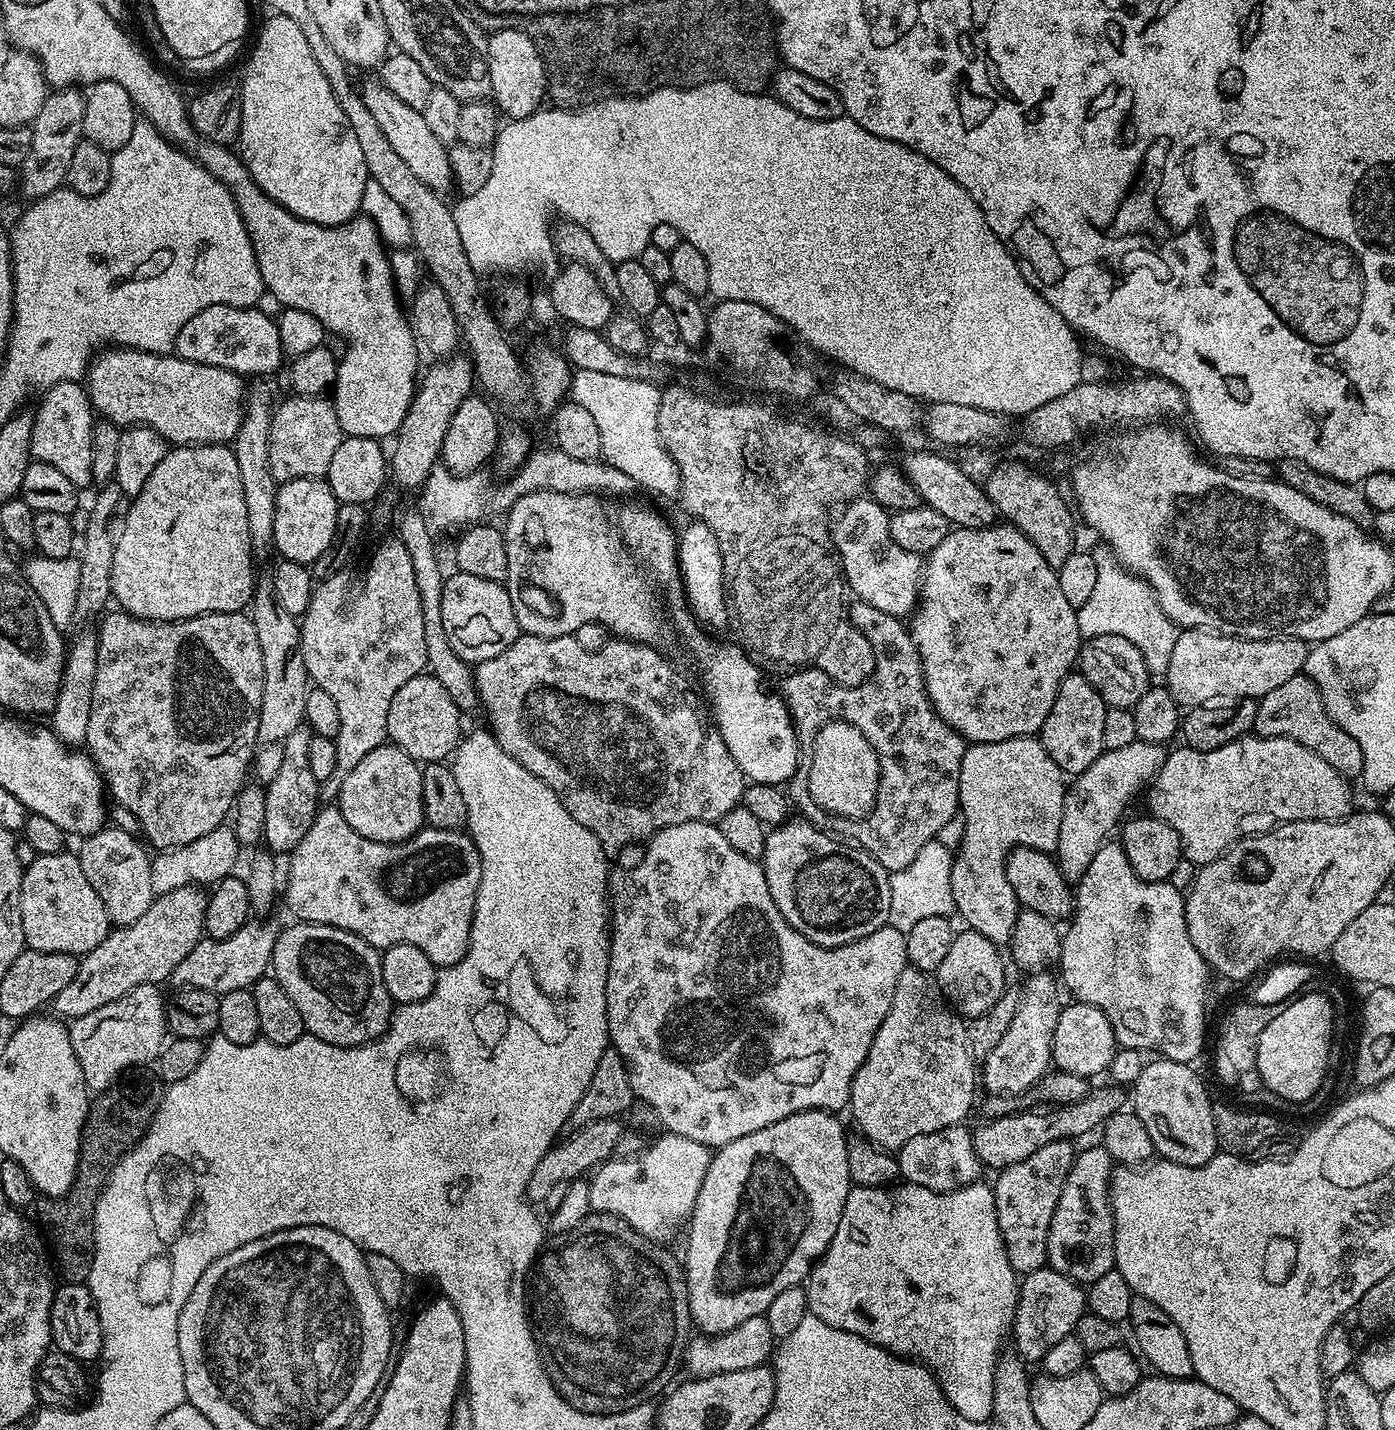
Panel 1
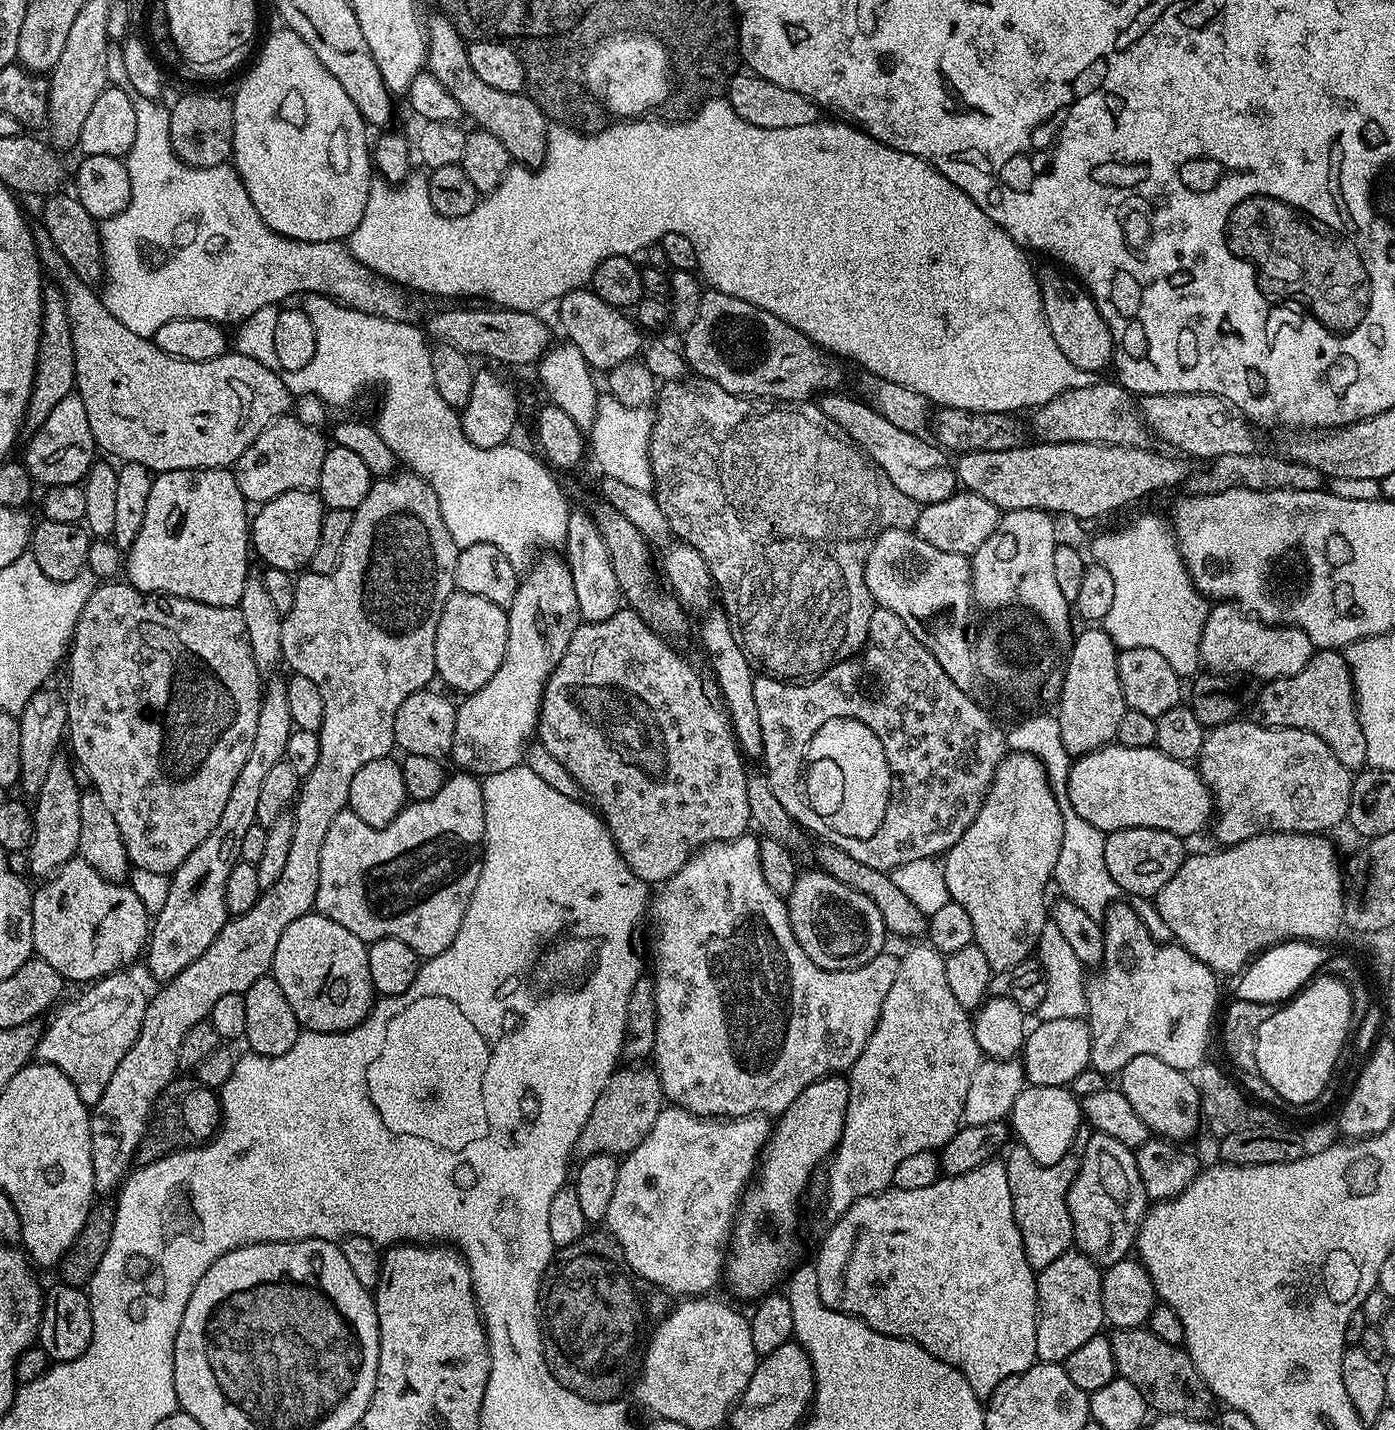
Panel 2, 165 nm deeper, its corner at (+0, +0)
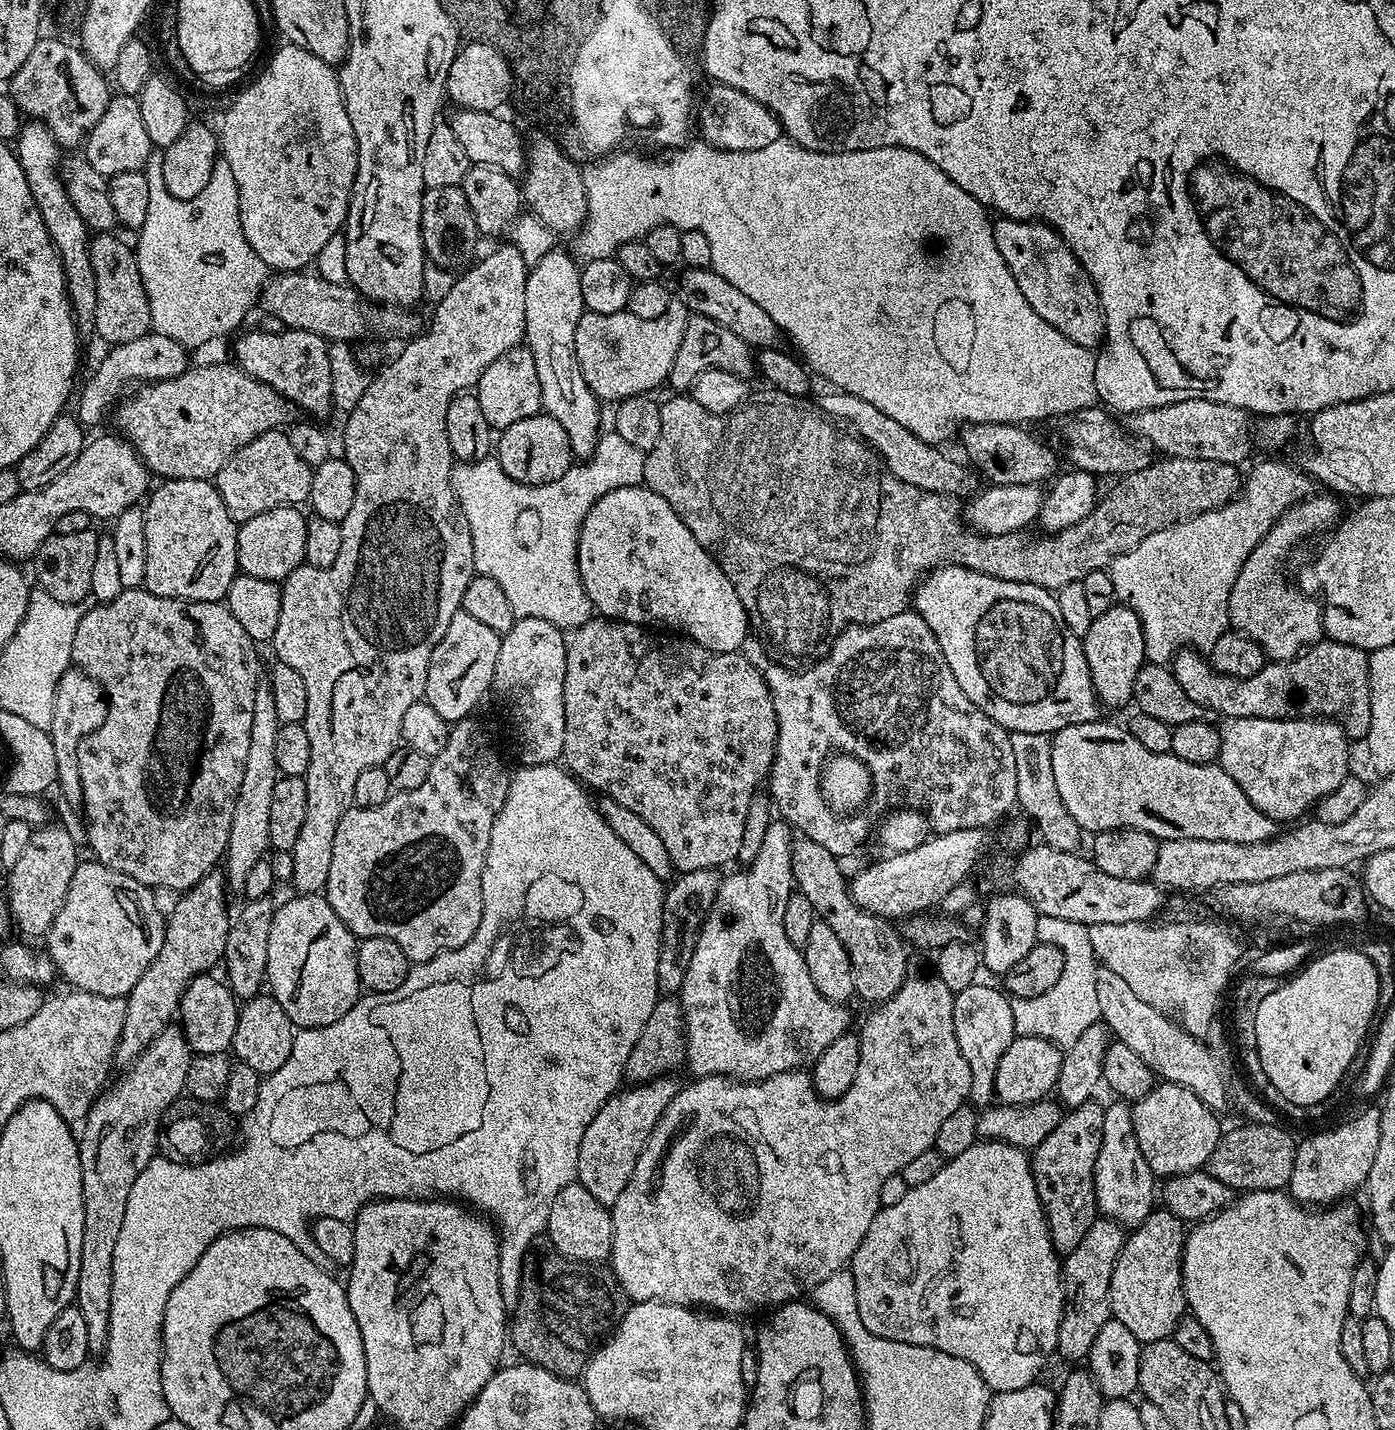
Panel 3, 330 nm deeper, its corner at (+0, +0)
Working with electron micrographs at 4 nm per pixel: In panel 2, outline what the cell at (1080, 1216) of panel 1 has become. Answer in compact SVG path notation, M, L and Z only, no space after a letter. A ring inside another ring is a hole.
M1093 1131L1091 1135L1084 1144L1084 1152L1079 1153L1080 1169L1076 1172L1068 1191L1068 1209L1075 1247L1082 1255L1089 1256L1101 1269L1105 1269L1114 1266L1114 1262L1129 1259L1140 1223L1150 1207L1150 1199L1139 1177L1135 1151L1118 1142L1118 1138L1110 1138L1110 1134Z

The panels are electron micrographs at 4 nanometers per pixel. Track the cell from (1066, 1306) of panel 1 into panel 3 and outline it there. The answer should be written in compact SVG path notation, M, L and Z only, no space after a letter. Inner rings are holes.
M1098 1218L1092 1223L1090 1230L1086 1230L1082 1242L1078 1242L1078 1246L1074 1246L1074 1250L1063 1257L1064 1313L1062 1322L1058 1326L1056 1352L1064 1355L1068 1360L1083 1361L1087 1357L1090 1346L1094 1346L1094 1338L1098 1335L1098 1330L1102 1330L1102 1326L1106 1326L1106 1322L1112 1315L1112 1307L1108 1301L1110 1274L1114 1274L1114 1262L1118 1262L1118 1254L1122 1250L1125 1239L1126 1232L1121 1225L1114 1223L1113 1220Z

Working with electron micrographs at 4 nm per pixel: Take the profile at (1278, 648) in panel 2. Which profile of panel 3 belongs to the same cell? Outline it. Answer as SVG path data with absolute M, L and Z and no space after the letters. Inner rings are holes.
M1313 494L1298 502L1250 550L1250 558L1242 562L1238 578L1230 590L1229 625L1235 631L1248 636L1264 652L1269 661L1292 660L1301 652L1308 651L1324 636L1324 610L1319 599L1300 591L1295 583L1288 581L1284 563L1288 555L1304 540L1307 532L1327 533L1341 519L1340 504L1335 495Z

